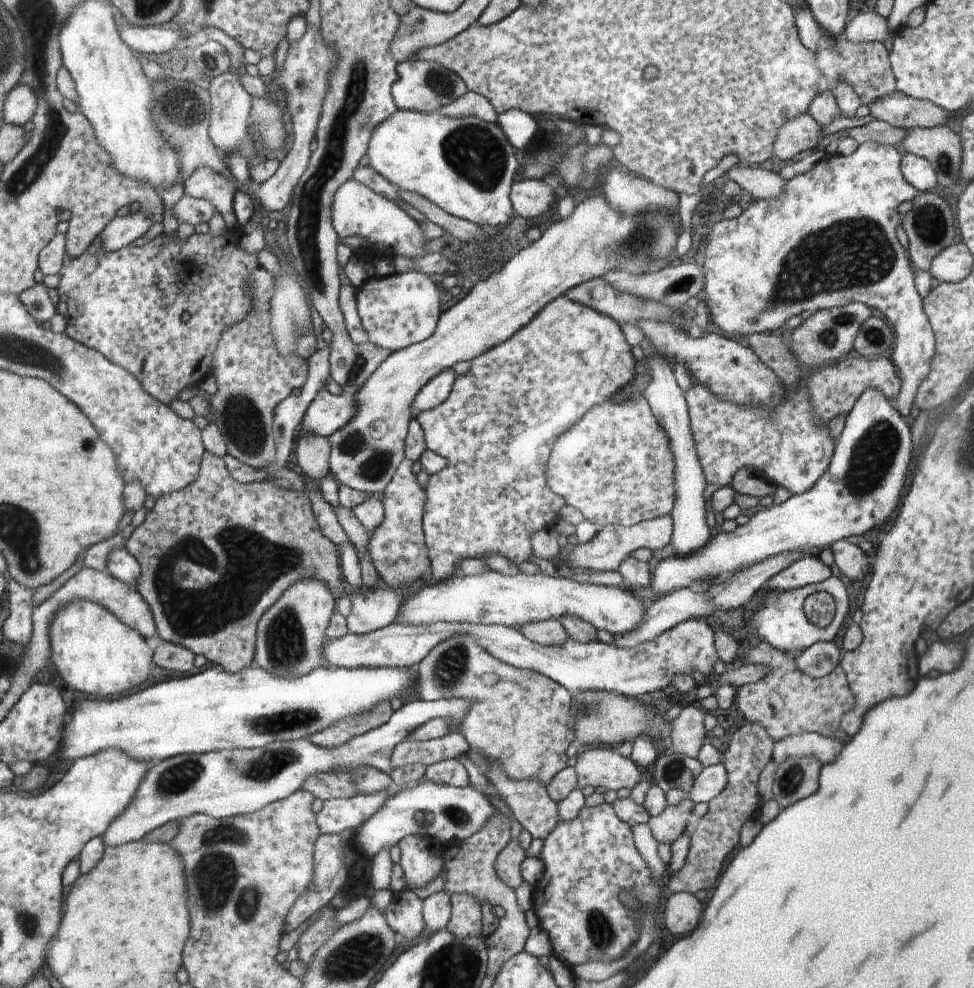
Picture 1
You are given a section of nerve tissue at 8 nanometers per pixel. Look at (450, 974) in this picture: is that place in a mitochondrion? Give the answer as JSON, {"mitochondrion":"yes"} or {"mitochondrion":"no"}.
{"mitochondrion":"yes"}

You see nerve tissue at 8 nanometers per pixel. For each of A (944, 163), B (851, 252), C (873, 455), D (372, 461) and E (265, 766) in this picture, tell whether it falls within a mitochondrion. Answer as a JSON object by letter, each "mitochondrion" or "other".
{"A":"mitochondrion","B":"mitochondrion","C":"mitochondrion","D":"mitochondrion","E":"mitochondrion"}

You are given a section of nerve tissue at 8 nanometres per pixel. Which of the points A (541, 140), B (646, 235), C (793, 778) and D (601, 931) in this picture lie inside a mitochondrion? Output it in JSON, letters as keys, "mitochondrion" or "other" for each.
{"A":"other","B":"mitochondrion","C":"mitochondrion","D":"mitochondrion"}

